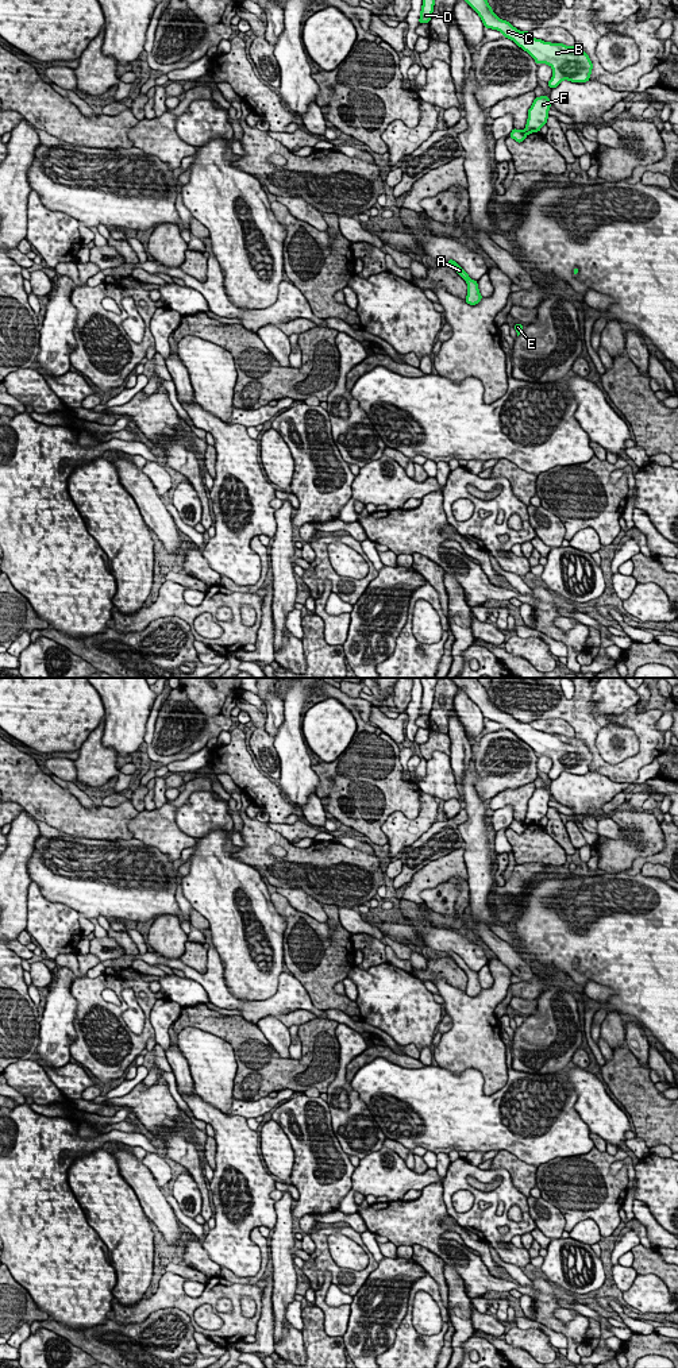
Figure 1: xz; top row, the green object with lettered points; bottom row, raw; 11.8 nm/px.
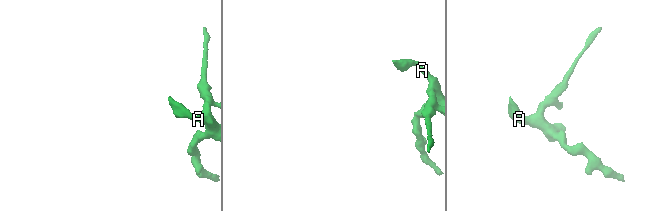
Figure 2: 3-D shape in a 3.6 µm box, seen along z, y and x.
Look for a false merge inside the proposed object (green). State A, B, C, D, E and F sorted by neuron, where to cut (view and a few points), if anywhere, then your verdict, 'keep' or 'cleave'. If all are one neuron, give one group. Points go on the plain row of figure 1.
groups A E / B C D F; cut xz (523, 823), (527, 825); cleave

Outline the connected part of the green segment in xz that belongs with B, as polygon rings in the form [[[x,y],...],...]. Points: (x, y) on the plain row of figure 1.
[[[451,678],[451,681],[478,705],[485,720],[500,722],[527,743],[538,756],[550,756],[552,768],[547,775],[551,781],[556,779],[563,771],[571,774],[588,774],[590,771],[593,755],[582,740],[544,733],[533,729],[528,722],[517,721],[492,702],[486,689],[477,678]]]

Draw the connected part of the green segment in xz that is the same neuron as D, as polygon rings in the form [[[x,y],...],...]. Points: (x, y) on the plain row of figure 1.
[[[420,678],[423,686],[423,697],[420,702],[419,716],[429,714],[435,697],[435,687],[439,678]]]

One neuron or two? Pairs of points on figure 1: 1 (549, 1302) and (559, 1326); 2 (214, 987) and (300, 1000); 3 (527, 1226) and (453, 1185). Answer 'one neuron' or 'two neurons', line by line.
1: one neuron
2: one neuron
3: one neuron

